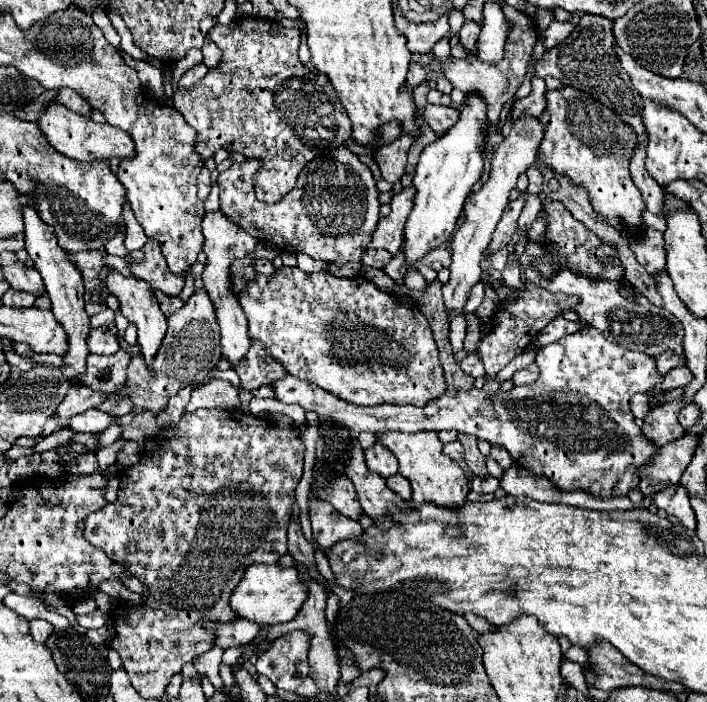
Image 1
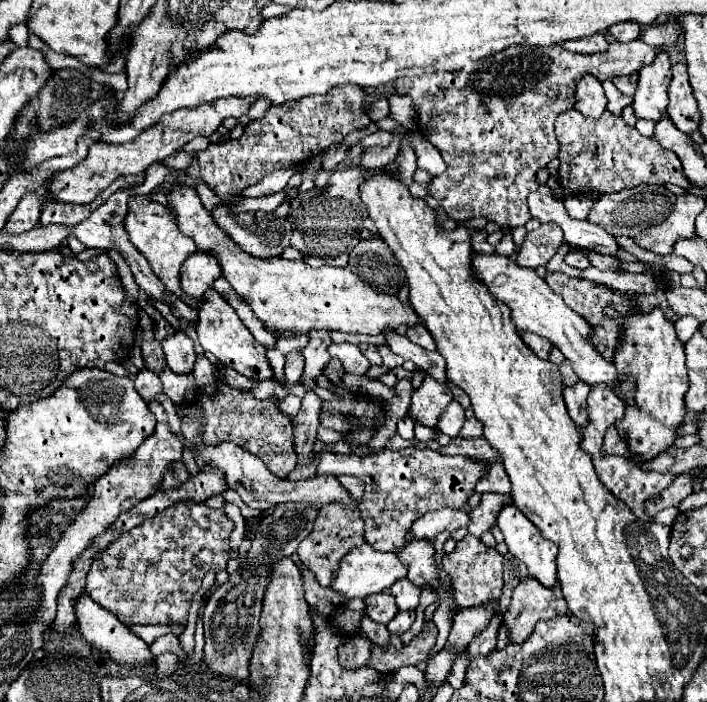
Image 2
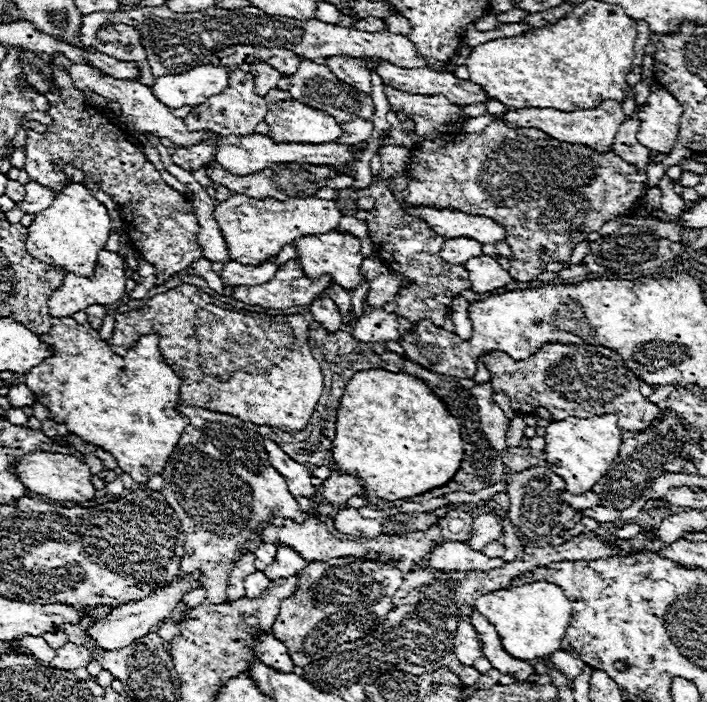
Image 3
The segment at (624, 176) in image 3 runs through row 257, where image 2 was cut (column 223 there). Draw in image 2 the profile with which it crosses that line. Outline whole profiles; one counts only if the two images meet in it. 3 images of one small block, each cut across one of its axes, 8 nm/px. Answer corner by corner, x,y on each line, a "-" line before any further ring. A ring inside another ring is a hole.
184,500
174,502
164,512
144,520
144,524
124,532
120,538
98,550
92,558
90,572
86,576
86,590
98,604
112,610
126,626
134,624
186,624
188,610
194,594
200,590
208,572
226,570
228,538
234,530
234,522
222,512
208,508
206,504

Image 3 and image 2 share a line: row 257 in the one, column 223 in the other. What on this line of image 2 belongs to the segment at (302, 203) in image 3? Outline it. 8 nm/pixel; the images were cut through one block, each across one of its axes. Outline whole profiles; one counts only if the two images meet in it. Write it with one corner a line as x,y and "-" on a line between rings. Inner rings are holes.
172,186
166,194
168,204
172,208
174,220
178,224
178,230
184,236
190,236
196,242
196,248
202,252
208,252
216,256
216,260
222,266
222,276
232,284
232,288
242,296
242,300
252,308
256,318
264,324
264,328
274,334
276,338
296,338
300,334
308,334
310,330
340,330
340,332
360,332
360,334
380,334
384,328
398,328
400,324
414,326
420,322
416,312
410,304
402,304
396,296
376,292
370,284
360,280
356,274
352,274
346,268
312,268
302,260
284,260
280,256
276,258
256,258
252,254
242,252
236,248
236,242
230,240
230,236
214,222
212,214
204,208
198,192
192,186

